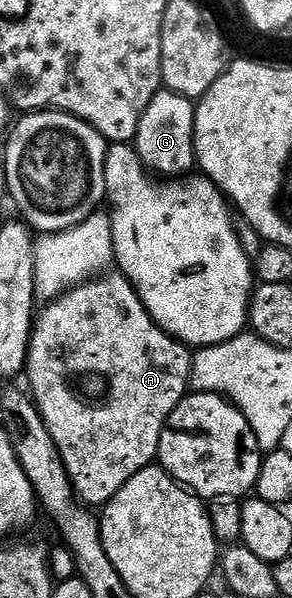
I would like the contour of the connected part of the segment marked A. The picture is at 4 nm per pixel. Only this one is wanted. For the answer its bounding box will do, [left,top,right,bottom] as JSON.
[24,273,193,505]

